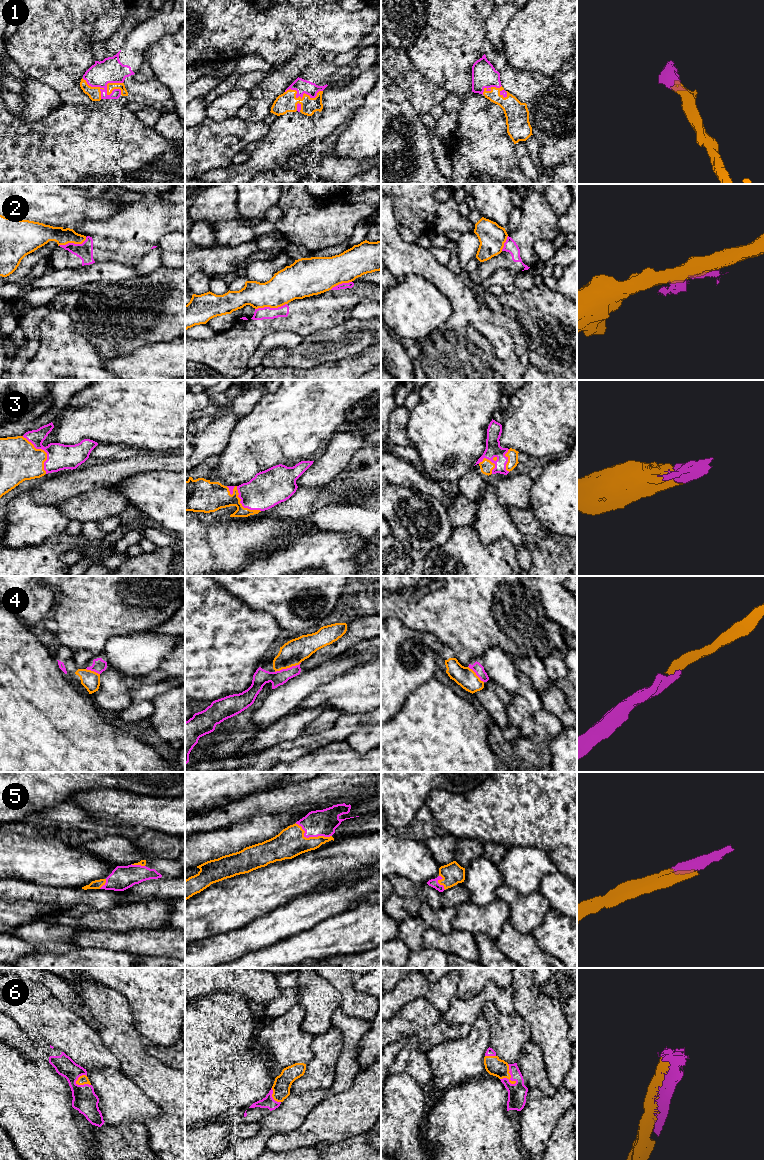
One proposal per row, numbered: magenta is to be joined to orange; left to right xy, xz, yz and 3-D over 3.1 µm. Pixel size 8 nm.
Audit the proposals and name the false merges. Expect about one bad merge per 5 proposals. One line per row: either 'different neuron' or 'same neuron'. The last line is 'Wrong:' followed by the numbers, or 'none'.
1: same neuron
2: different neuron
3: same neuron
4: same neuron
5: same neuron
6: same neuron
Wrong: 2

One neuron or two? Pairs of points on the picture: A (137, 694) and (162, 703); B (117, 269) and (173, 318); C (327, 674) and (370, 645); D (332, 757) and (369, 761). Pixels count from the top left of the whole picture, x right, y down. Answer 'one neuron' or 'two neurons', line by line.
A: two neurons
B: two neurons
C: two neurons
D: one neuron

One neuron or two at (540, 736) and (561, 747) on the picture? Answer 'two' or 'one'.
two

